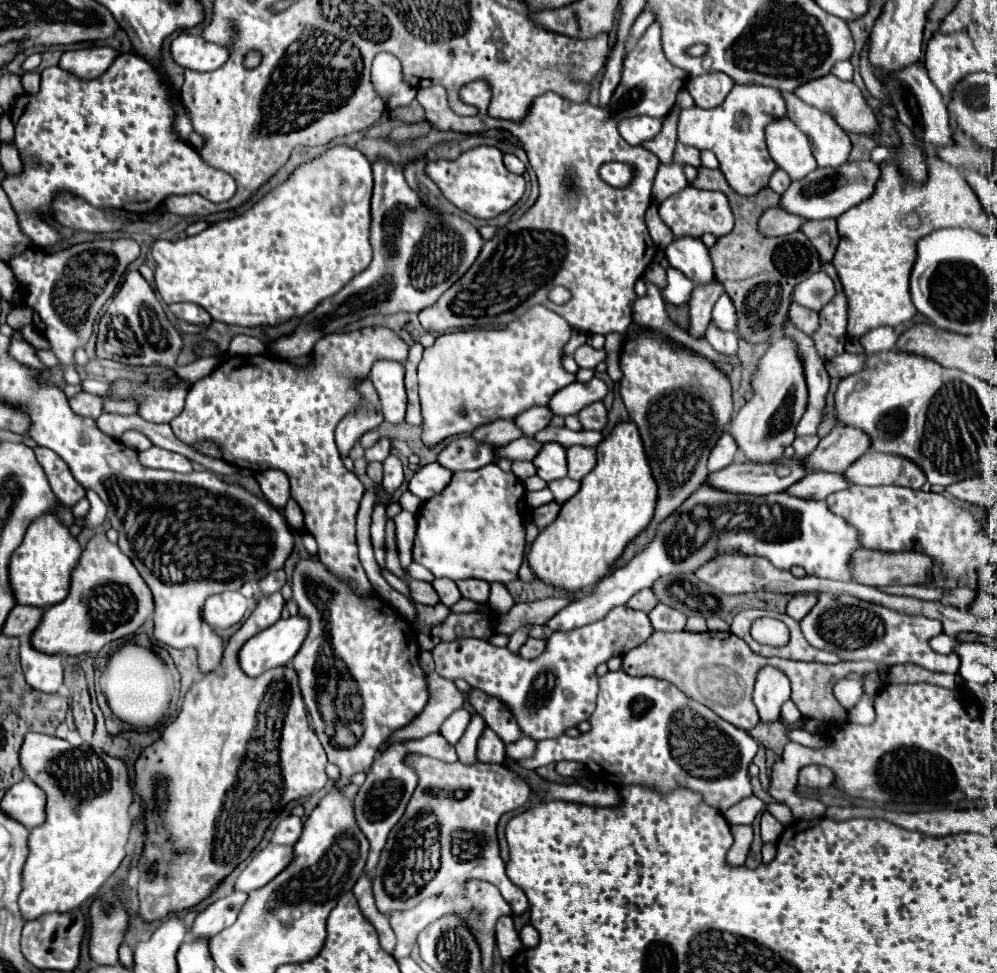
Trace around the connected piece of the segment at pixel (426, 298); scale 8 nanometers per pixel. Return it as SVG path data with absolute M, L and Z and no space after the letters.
M378 160L372 166L374 170L374 194L372 194L372 208L370 208L370 244L372 244L372 262L370 266L356 274L338 294L332 298L320 302L312 314L304 316L300 326L292 336L280 338L278 342L270 344L270 350L276 356L282 358L296 358L296 356L306 356L312 352L314 344L326 336L332 334L346 324L358 322L360 318L372 316L372 314L398 314L398 312L420 312L432 304L456 282L468 268L474 264L476 256L480 254L484 240L476 228L472 228L472 240L460 240L460 216L454 214L444 214L444 212L434 212L428 208L424 200L406 184L402 176L402 166L394 166L386 160Z

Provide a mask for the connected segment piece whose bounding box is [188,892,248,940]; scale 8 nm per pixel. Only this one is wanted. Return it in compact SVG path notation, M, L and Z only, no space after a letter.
M234 892L226 898L216 900L214 904L210 904L206 910L202 910L196 916L188 938L196 940L196 938L216 936L220 930L228 928L236 920L236 916L240 914L240 908L244 906L246 900L248 900L246 892Z

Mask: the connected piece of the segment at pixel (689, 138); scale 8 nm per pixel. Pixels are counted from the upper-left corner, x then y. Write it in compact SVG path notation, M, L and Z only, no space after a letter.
M734 86L732 92L726 96L724 104L712 108L712 110L700 110L698 106L690 110L682 110L680 122L678 122L678 140L686 146L694 146L698 150L710 150L716 154L720 162L720 172L724 174L726 182L732 186L734 192L740 196L754 196L762 188L768 186L768 180L772 172L778 168L776 162L770 158L766 150L766 138L764 130L772 120L784 118L786 116L786 104L784 98L776 88L766 88L766 86Z

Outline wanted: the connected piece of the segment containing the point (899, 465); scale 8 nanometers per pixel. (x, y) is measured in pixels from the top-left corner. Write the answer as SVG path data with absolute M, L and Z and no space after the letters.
M866 452L860 456L844 476L852 484L862 486L880 486L880 484L894 484L920 490L926 482L924 472L912 464L912 460L904 460L902 456L888 456L882 452Z

